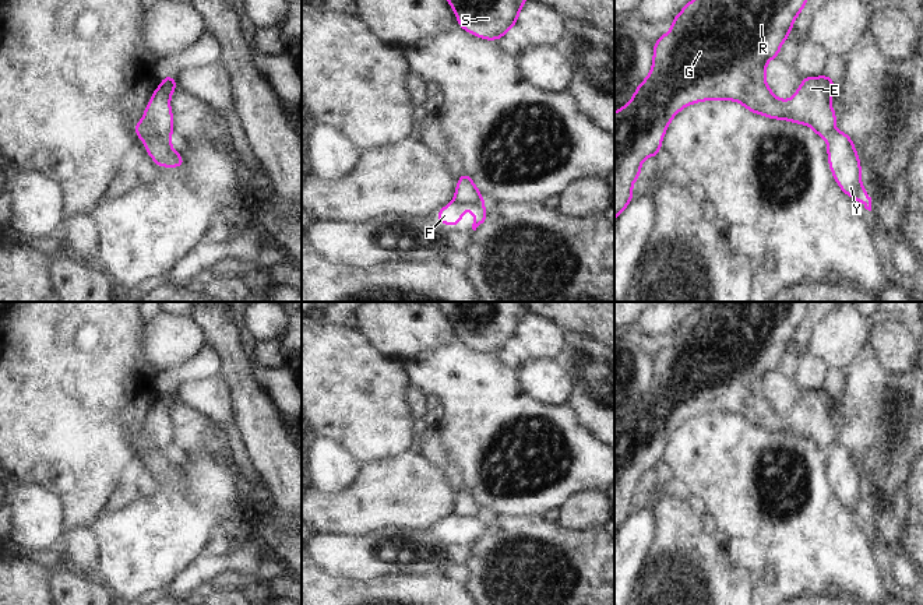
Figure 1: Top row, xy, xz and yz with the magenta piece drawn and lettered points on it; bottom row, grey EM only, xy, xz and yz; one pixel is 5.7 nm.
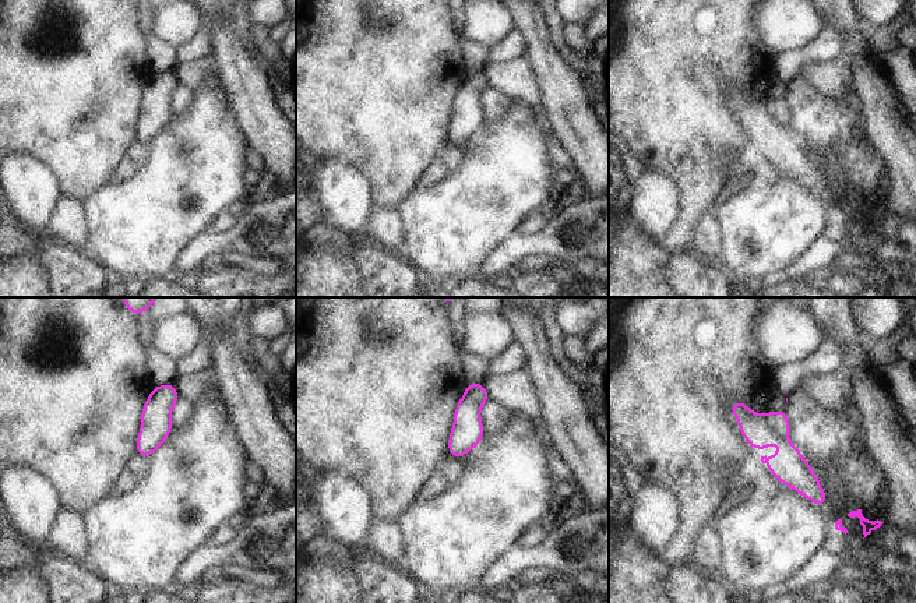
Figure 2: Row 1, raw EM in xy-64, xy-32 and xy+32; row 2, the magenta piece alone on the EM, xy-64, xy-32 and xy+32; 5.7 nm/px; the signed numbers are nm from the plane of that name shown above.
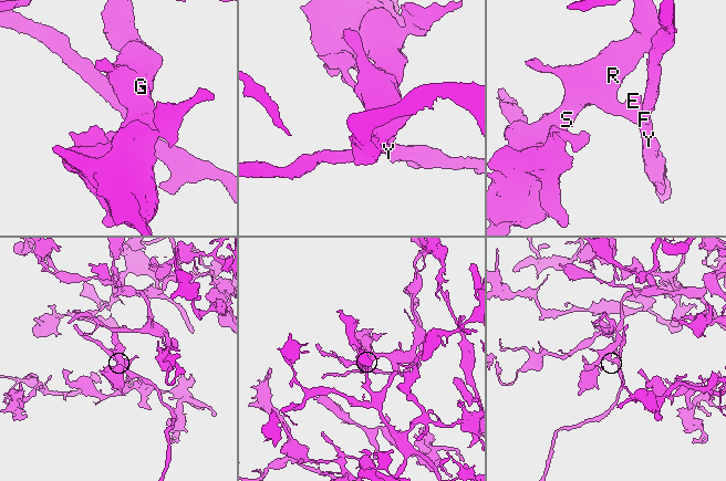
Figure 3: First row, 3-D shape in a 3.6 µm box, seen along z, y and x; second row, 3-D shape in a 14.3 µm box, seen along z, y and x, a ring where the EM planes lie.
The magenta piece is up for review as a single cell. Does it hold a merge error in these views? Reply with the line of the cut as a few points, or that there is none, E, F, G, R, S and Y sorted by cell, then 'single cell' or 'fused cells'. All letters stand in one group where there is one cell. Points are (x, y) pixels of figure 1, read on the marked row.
cut in xy along (143, 120), (148, 137), (162, 139), (171, 136); E G R S / F Y; fused cells

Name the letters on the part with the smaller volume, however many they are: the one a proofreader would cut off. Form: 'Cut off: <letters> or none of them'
Cut off: F, Y

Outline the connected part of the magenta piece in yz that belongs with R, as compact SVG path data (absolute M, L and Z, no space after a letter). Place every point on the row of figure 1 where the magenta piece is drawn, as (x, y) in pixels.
M691 0L683 6L679 15L673 17L670 22L673 27L667 34L663 34L658 38L656 43L652 45L652 68L651 73L644 78L644 81L635 88L633 98L628 103L621 106L617 112L614 112L614 222L619 215L627 208L627 205L633 201L633 184L634 182L642 176L641 175L641 163L648 156L659 156L660 155L660 145L665 137L665 133L673 120L673 117L683 110L686 106L691 103L700 103L702 101L734 101L743 105L748 112L755 115L762 115L767 119L779 119L788 120L796 124L810 126L813 131L822 138L828 138L832 133L834 126L838 123L836 113L831 105L831 98L834 95L834 75L820 75L820 77L804 77L802 78L800 87L796 89L795 95L788 101L779 99L768 87L765 81L767 75L767 63L772 59L776 59L781 53L781 46L788 39L792 32L793 22L796 17L803 11L808 0Z

